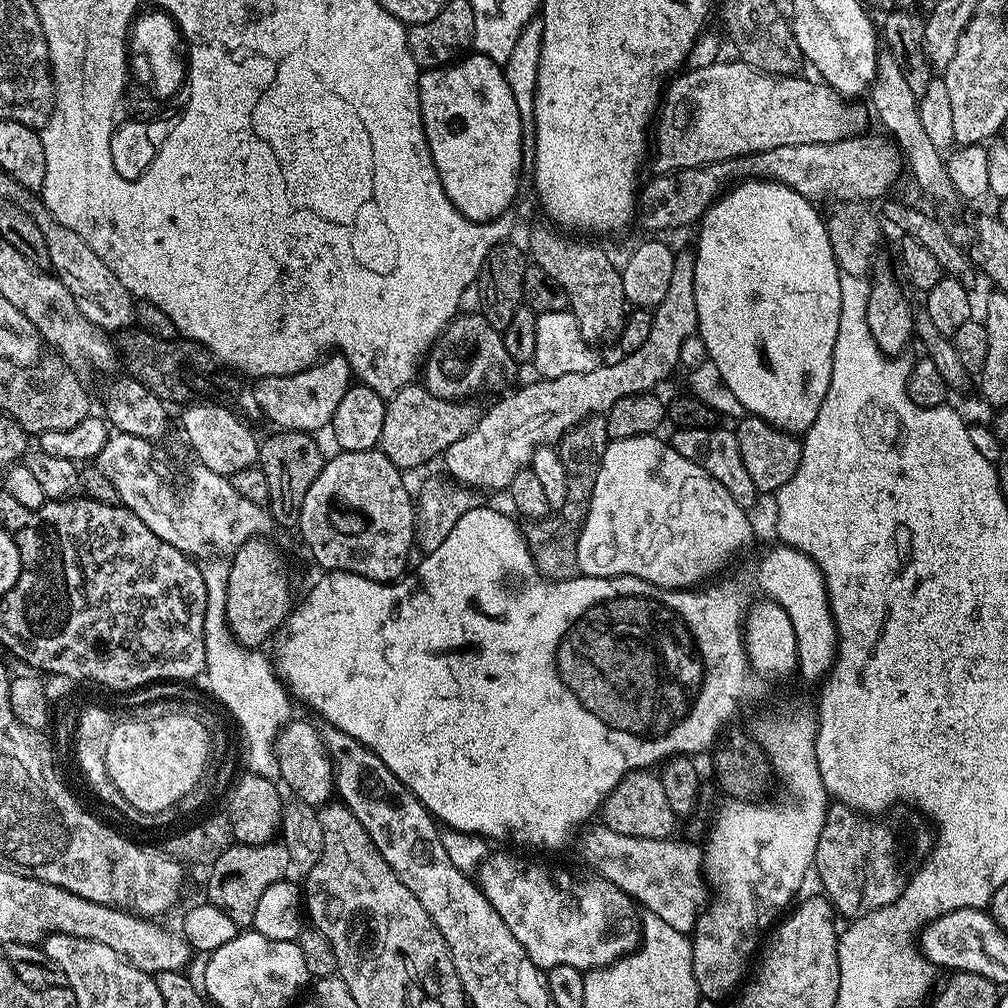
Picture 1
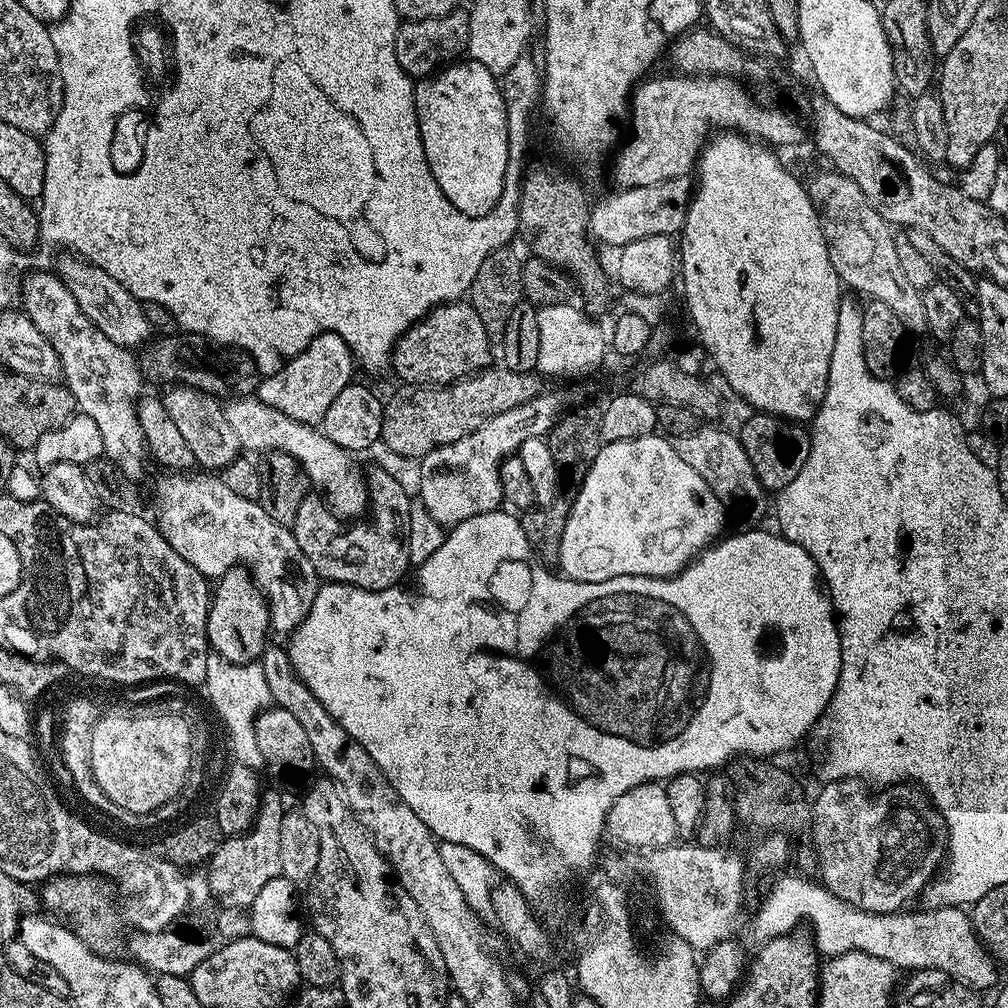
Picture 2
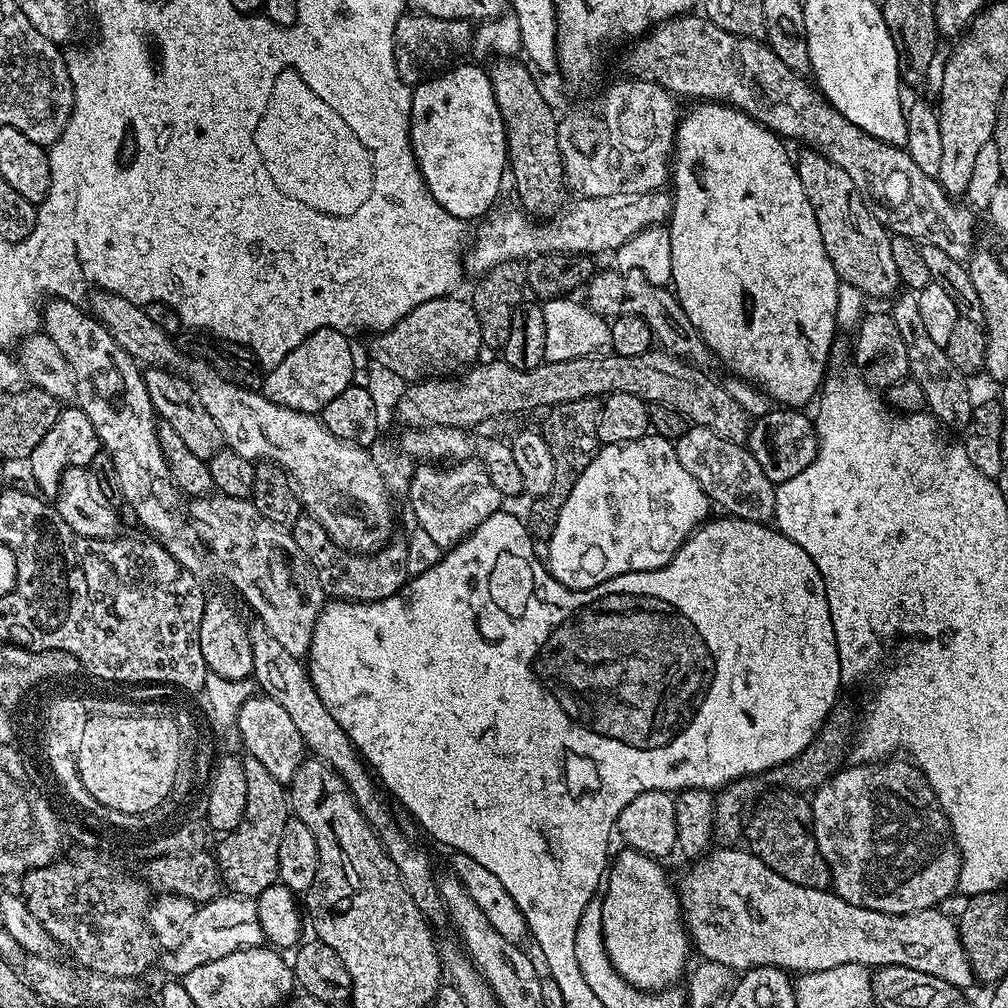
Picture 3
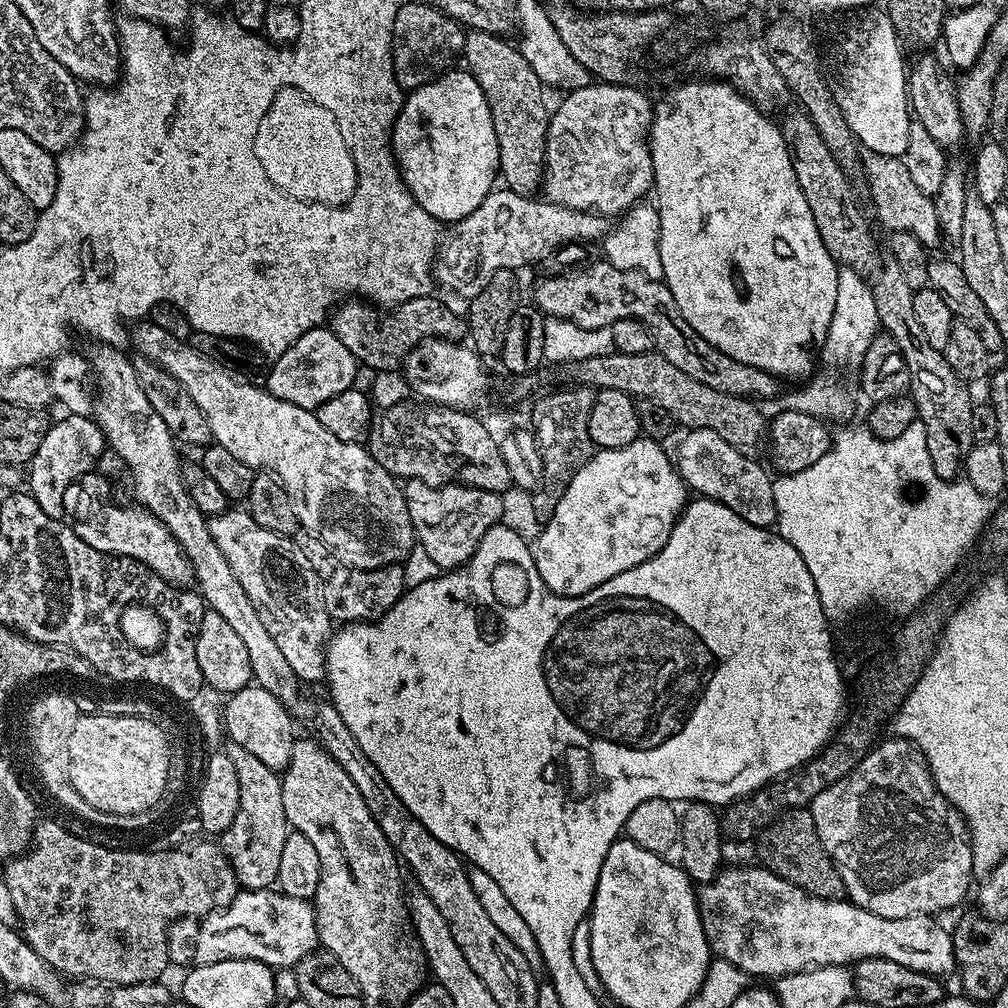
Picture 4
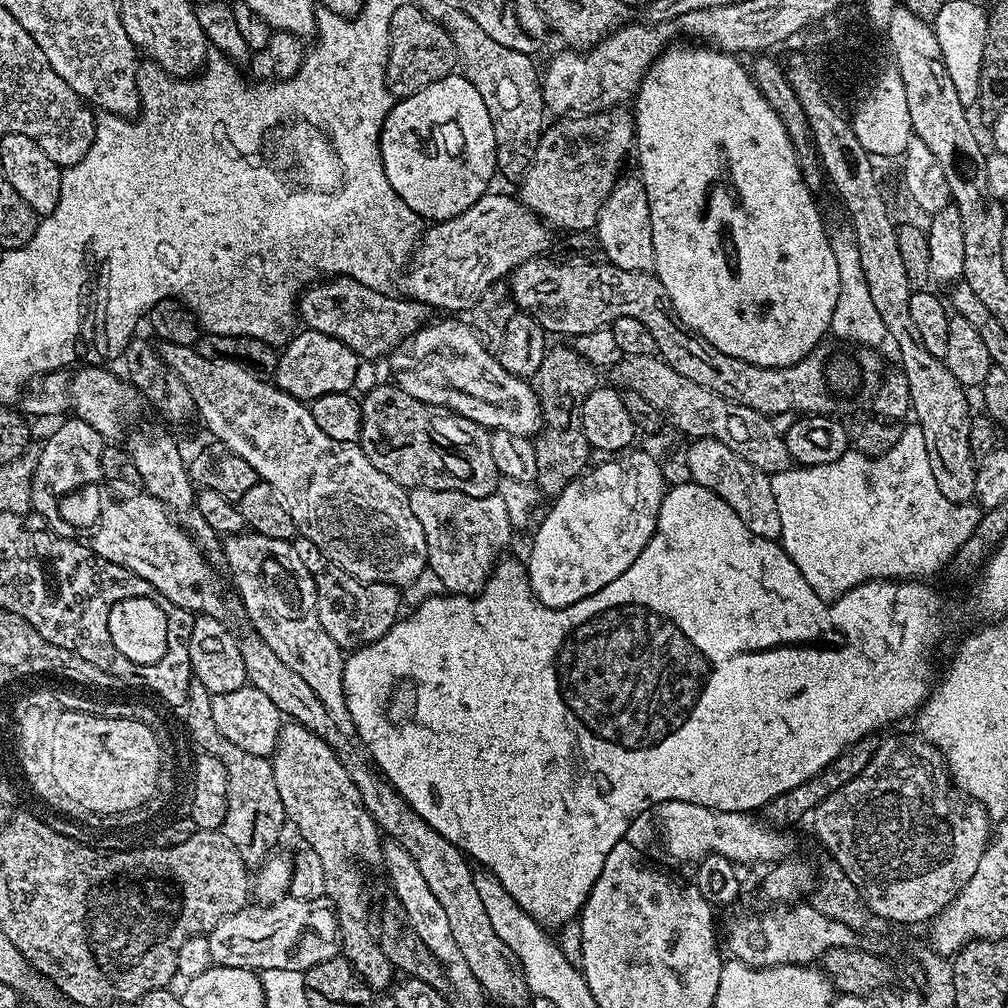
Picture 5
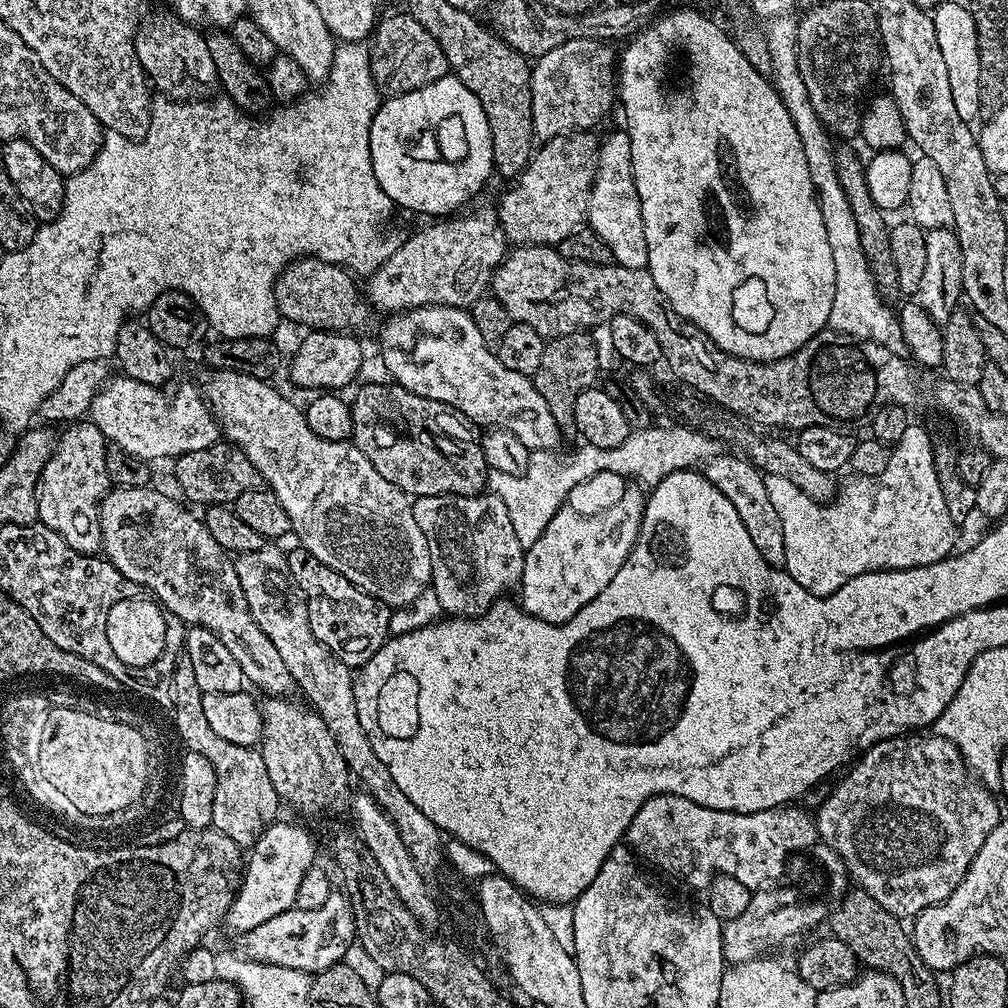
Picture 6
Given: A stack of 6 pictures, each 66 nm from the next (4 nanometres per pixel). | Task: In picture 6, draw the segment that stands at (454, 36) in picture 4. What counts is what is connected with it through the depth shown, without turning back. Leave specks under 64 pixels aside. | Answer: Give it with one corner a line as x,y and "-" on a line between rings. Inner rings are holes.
407,14
387,16
377,23
370,40
372,73
381,93
401,96
410,90
430,86
430,82
438,82
438,78
449,75
448,59
446,54
442,54
442,46
434,42
430,30
426,30
422,22

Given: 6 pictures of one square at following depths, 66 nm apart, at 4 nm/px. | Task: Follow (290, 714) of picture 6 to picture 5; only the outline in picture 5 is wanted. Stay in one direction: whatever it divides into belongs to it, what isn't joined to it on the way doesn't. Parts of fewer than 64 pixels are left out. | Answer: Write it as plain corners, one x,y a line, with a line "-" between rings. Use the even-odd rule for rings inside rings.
288,722
281,727
280,737
276,743
276,751
270,757
274,770
274,782
278,785
278,795
282,798
284,815
287,823
300,831
303,843
318,854
322,862
322,870
326,870
326,896
336,909
336,923
340,929
339,947
343,955
352,963
352,969
373,990
387,989
393,983
394,967
382,954
377,937
368,929
368,896
364,893
364,872
360,863
379,865
384,859
382,833
376,827
374,818
364,809
362,798
358,794
358,786
350,782
350,774
346,766
338,758
338,754
326,742
306,726

